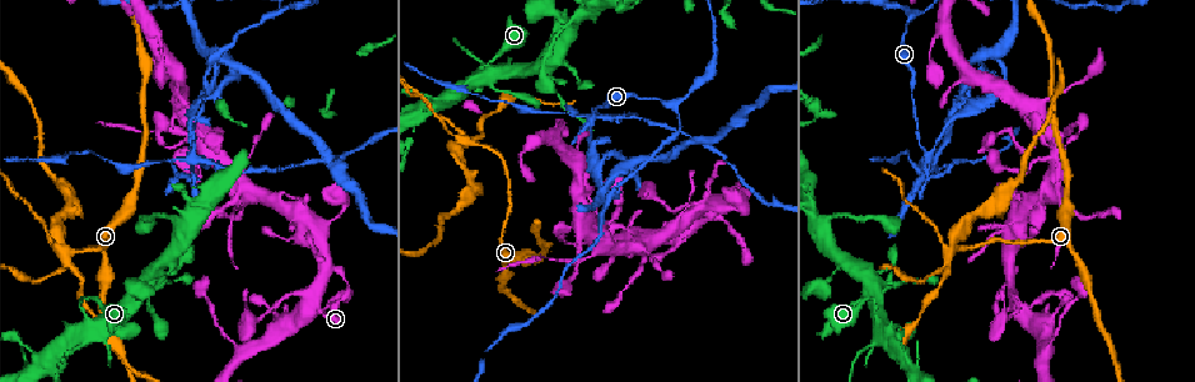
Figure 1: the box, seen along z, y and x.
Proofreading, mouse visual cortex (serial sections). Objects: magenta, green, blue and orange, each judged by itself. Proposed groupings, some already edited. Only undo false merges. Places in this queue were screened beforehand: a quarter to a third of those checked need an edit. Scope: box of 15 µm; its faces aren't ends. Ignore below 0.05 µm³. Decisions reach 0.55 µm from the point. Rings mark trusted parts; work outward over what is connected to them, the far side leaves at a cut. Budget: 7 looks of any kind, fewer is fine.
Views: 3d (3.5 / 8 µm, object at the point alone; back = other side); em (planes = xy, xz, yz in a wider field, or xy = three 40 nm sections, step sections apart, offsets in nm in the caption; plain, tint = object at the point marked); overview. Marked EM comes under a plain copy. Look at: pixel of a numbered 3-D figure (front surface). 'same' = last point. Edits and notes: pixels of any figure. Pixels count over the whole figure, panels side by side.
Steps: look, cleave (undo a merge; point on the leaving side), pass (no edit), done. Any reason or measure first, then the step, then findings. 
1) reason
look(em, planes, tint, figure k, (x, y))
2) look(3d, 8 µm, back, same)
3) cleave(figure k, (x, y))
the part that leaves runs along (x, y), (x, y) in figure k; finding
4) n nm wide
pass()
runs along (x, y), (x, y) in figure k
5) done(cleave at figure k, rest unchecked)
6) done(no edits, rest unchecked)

four or more arms meet
look(3d, 3.5 µm, figure 1, (926, 155))

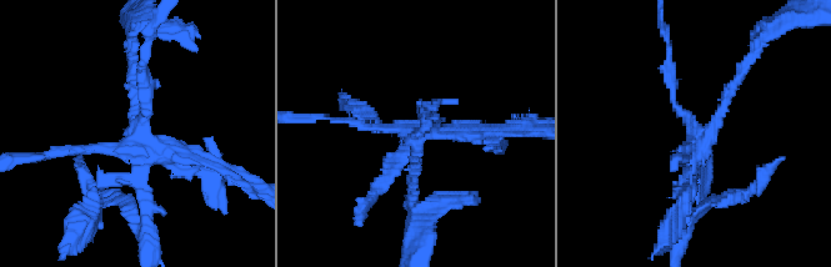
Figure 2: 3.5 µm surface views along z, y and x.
need the tissue
look(em, xy, step 2, tint, figure 2, (138, 132))

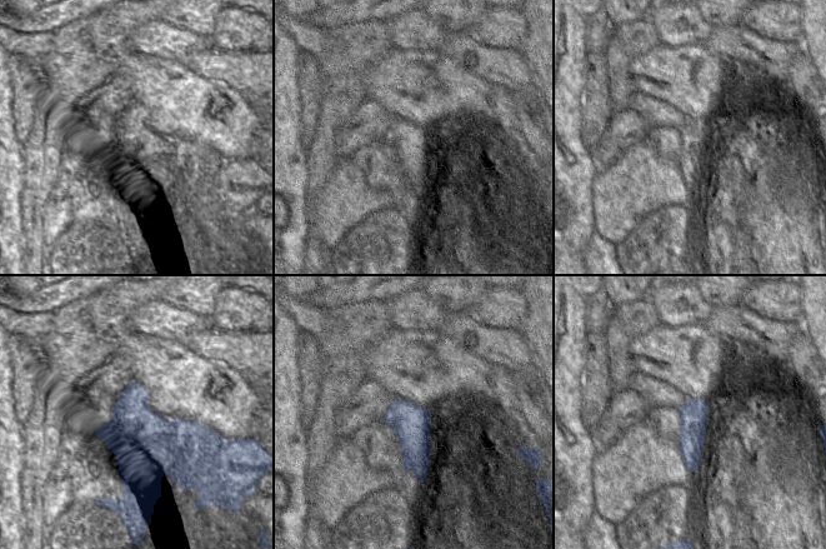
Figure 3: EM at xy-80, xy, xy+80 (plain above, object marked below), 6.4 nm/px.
cleave(figure 2, (685, 159))
the part that leaves runs along (690, 126), (704, 134), (761, 41) in figure 2; two cells meet here

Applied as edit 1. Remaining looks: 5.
calibre changes
look(em, xy, step 5, tint, figure 1, (1012, 304))

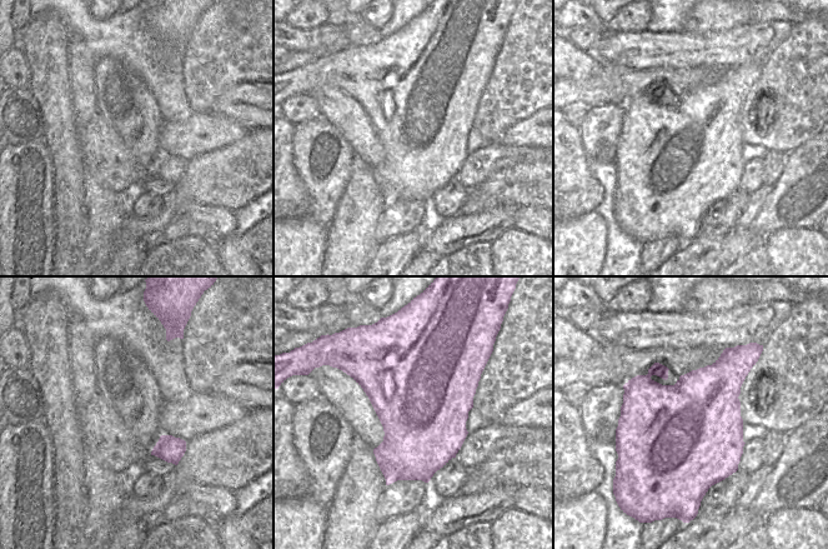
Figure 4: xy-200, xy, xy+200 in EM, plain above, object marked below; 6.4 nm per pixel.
wider look
look(3d, 3.5 µm, same)

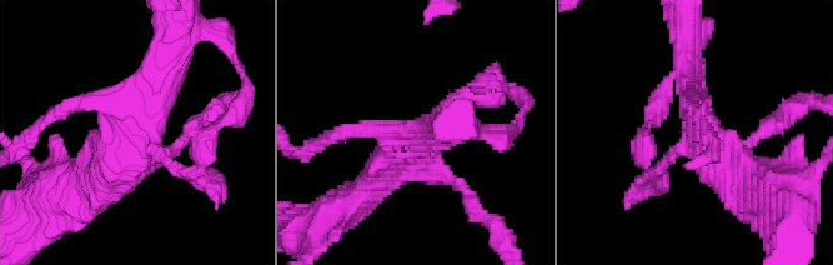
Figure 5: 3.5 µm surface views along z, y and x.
pass()
runs along (200, 175), (154, 151), (169, 53) in figure 5; all the same cell

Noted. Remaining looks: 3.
done(cleave at figure 2, rest unchecked)

